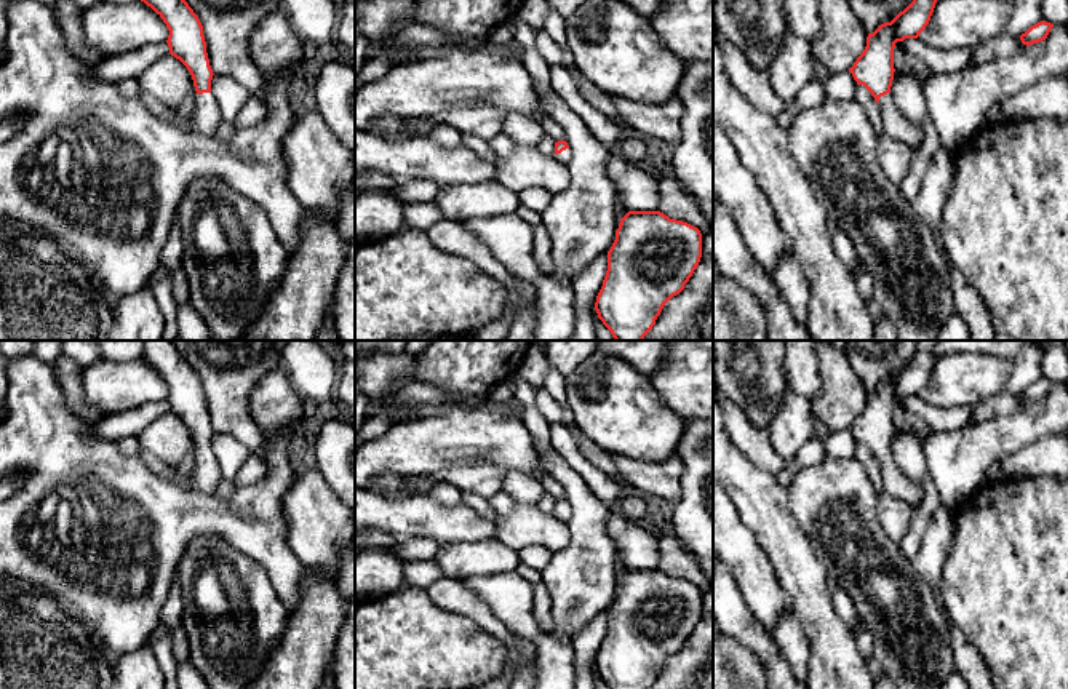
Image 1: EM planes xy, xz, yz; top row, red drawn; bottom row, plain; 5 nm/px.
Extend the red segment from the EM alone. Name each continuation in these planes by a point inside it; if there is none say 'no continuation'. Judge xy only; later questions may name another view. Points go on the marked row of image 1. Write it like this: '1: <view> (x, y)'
1: xy (205, 119)

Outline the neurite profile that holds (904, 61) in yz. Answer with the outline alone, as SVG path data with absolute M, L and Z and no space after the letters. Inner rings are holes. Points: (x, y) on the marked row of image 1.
M897 42L894 48L894 69L911 72L919 80L926 80L932 74L923 61L916 59L903 48L902 42Z

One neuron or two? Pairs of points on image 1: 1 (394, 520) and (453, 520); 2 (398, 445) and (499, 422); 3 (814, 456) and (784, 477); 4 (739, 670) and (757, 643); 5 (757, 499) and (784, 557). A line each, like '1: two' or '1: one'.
1: one
2: one
3: one
4: two
5: one

